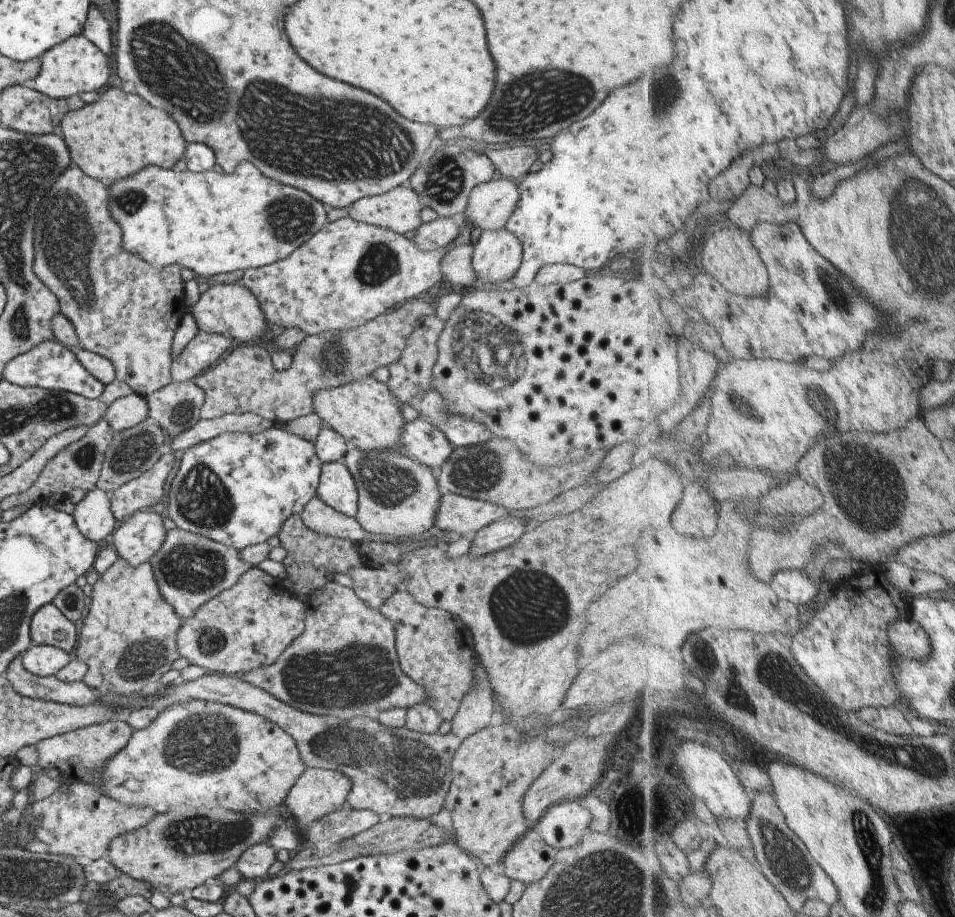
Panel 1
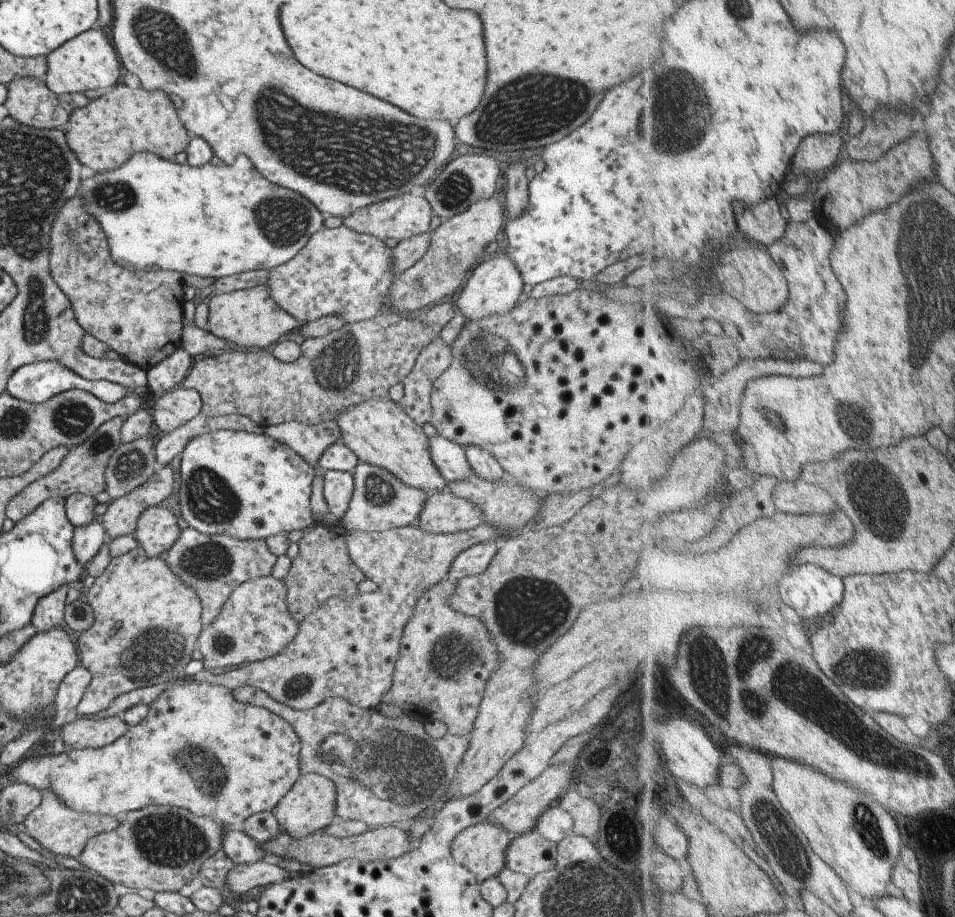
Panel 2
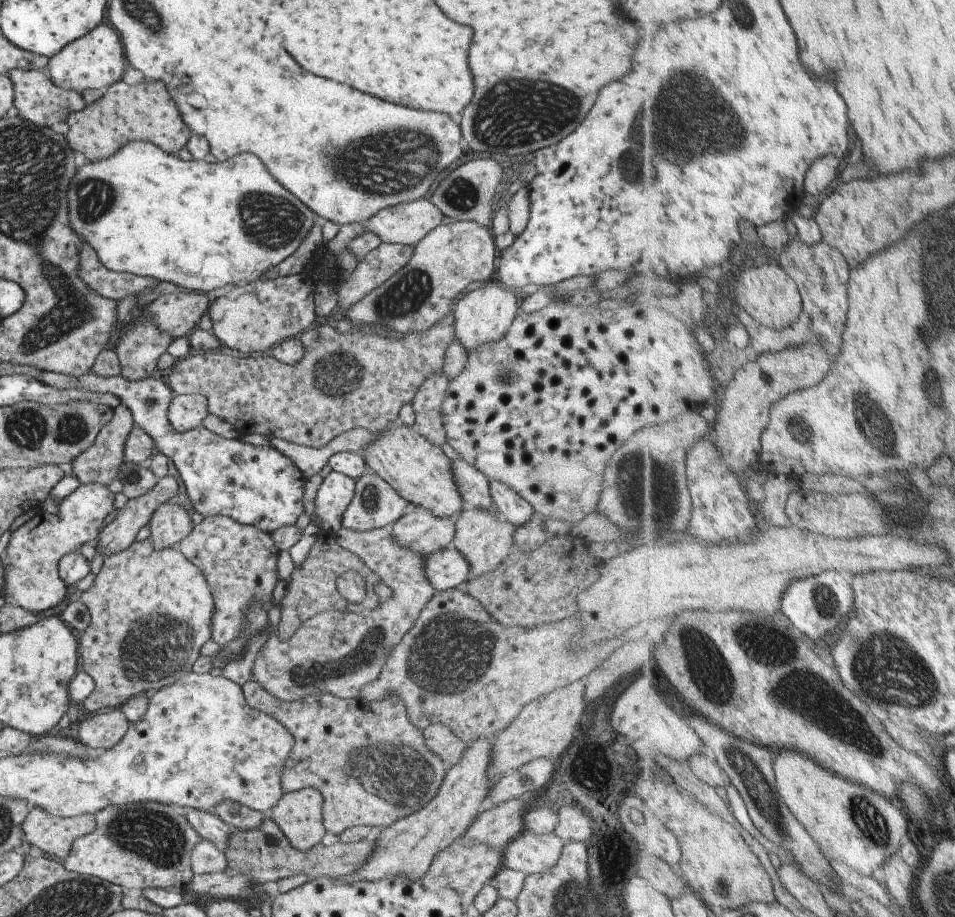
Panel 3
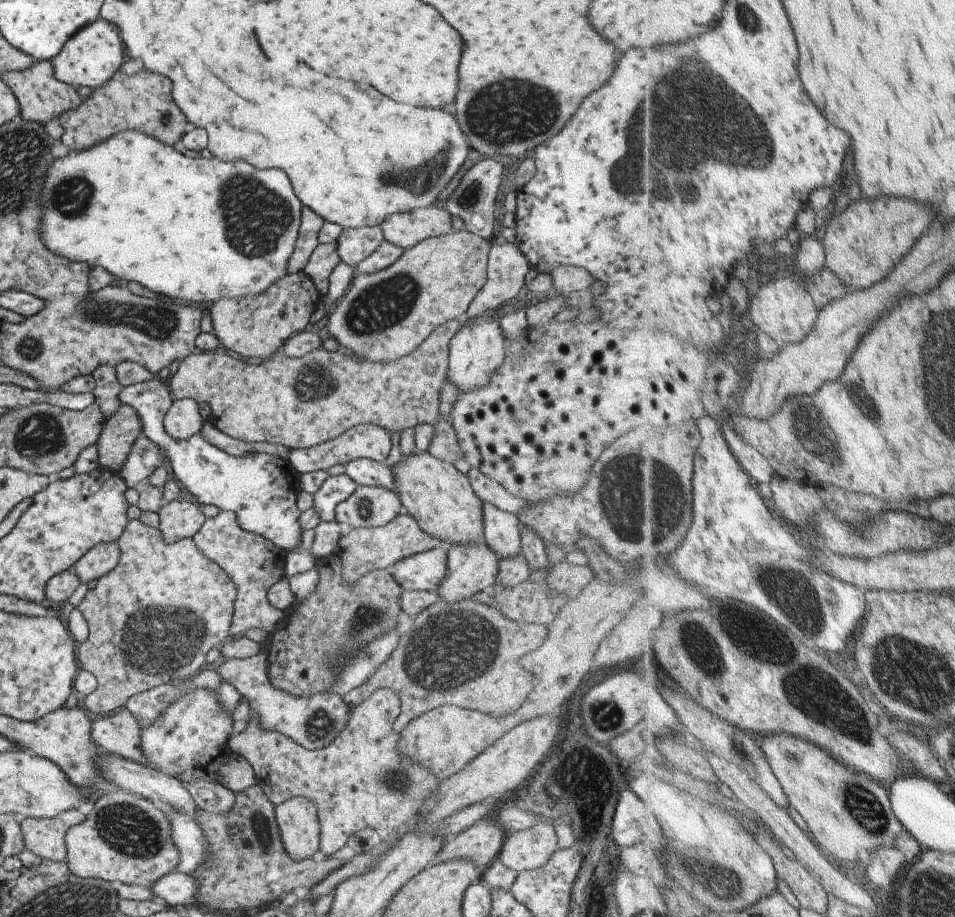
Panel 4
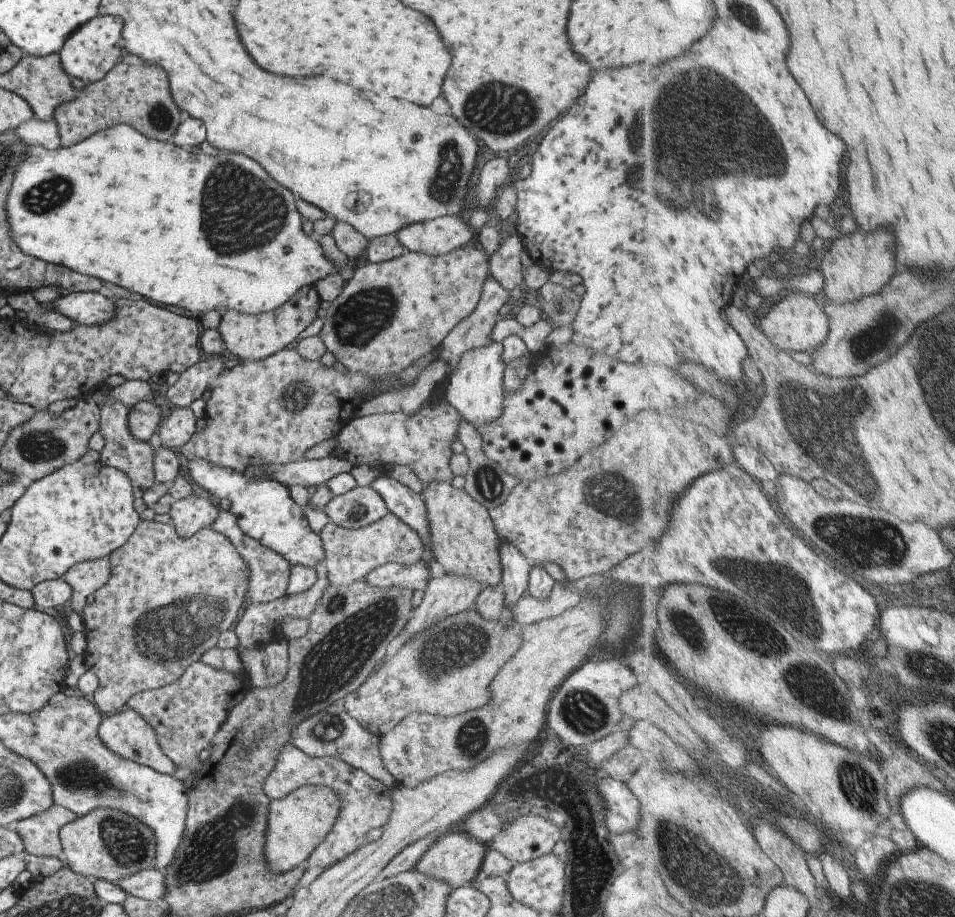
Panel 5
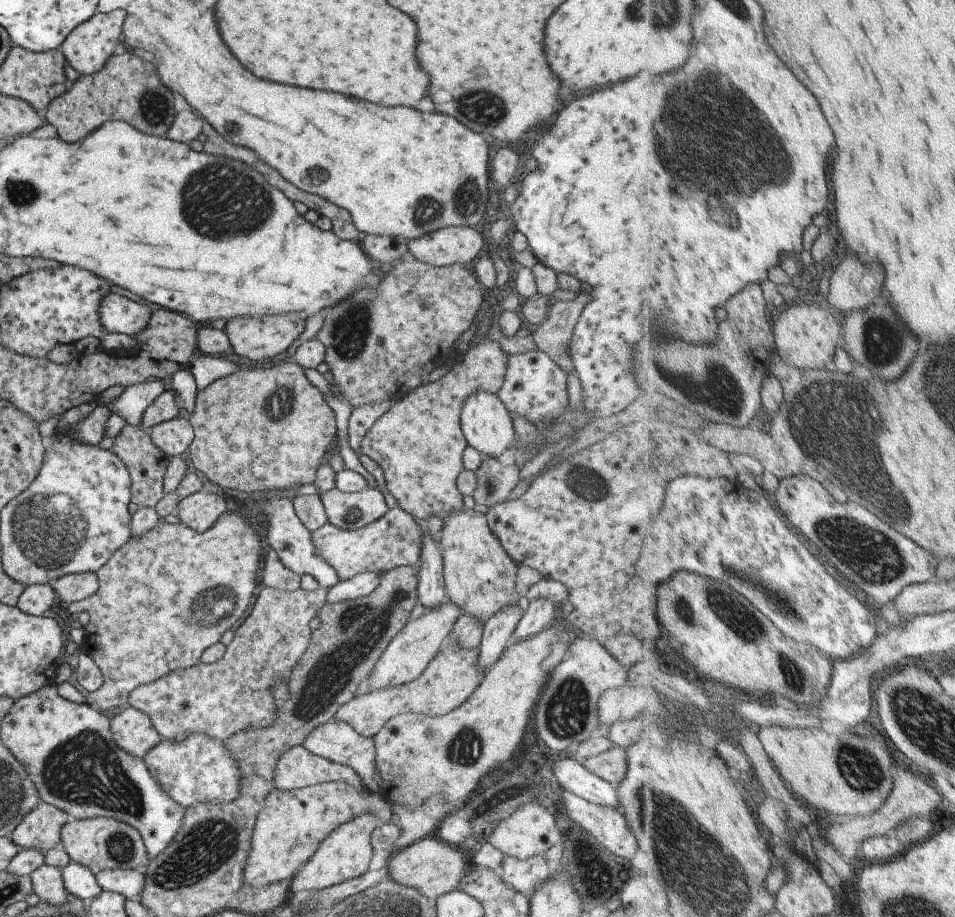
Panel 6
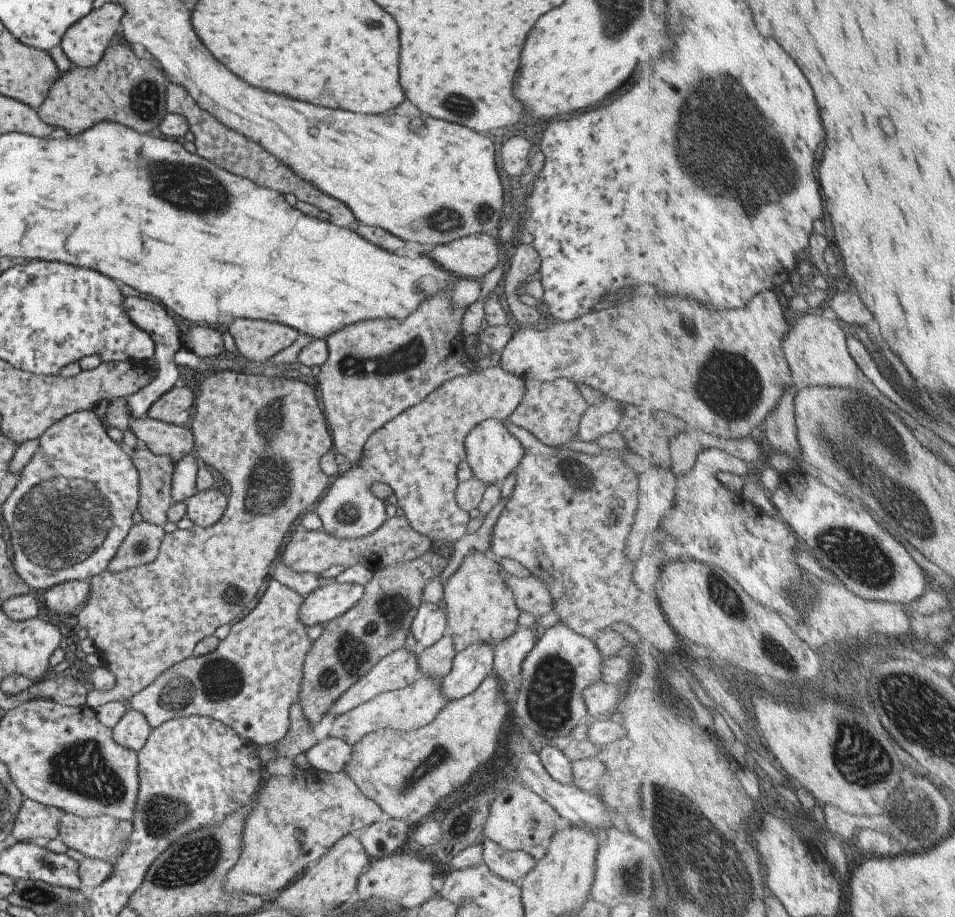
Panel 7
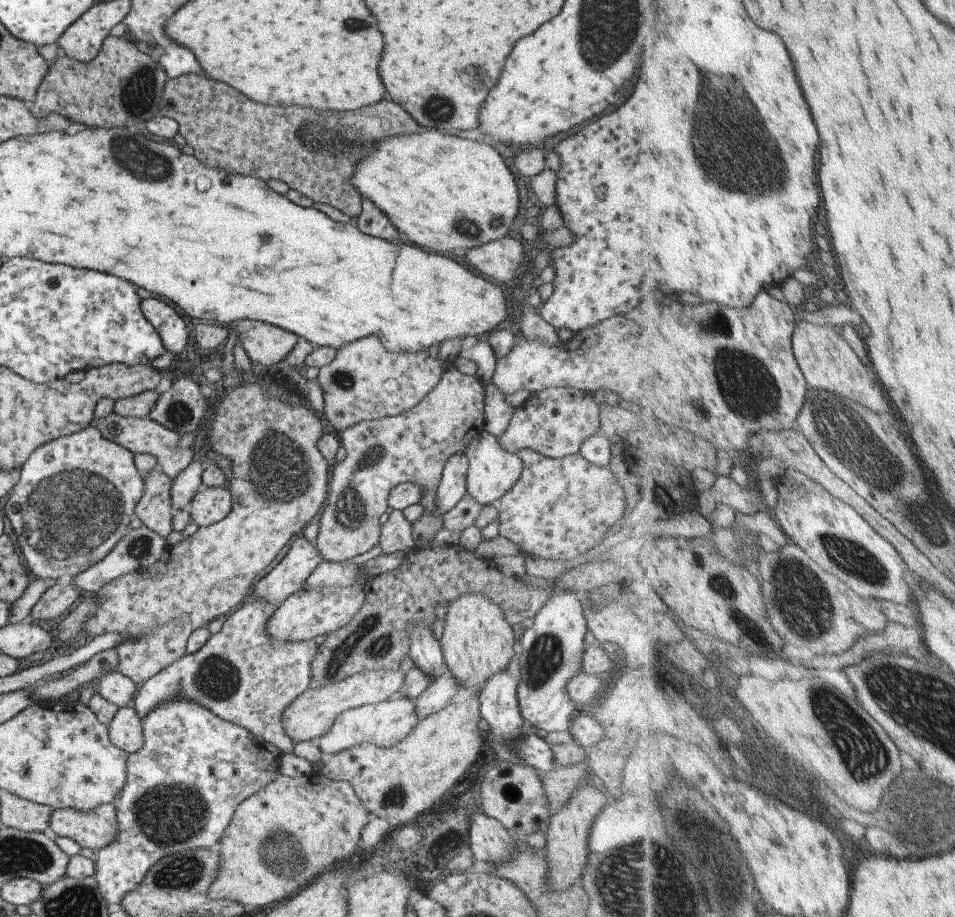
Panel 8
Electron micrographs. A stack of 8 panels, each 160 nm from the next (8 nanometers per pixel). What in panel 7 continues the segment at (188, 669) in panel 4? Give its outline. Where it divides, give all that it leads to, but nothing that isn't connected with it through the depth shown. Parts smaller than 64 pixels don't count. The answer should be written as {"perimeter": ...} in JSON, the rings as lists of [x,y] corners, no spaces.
{"perimeter":[[[224,370],[206,376],[202,383],[195,389],[194,403],[195,415],[190,418],[187,424],[194,438],[194,448],[197,456],[215,470],[219,471],[227,482],[230,484],[229,495],[226,496],[226,507],[222,517],[215,524],[208,527],[200,527],[193,525],[190,529],[176,529],[171,533],[165,533],[159,545],[155,558],[147,564],[125,569],[123,572],[110,573],[107,570],[101,571],[99,574],[89,579],[90,593],[75,611],[77,624],[80,628],[87,630],[87,635],[95,644],[97,653],[104,662],[103,666],[114,676],[115,684],[107,691],[86,692],[86,699],[83,706],[95,710],[98,706],[111,701],[127,701],[136,692],[151,684],[159,674],[166,671],[167,668],[173,666],[179,661],[185,660],[192,656],[192,650],[199,639],[213,635],[213,631],[221,625],[227,625],[233,618],[239,616],[239,612],[243,609],[257,594],[259,586],[263,584],[265,576],[269,573],[269,564],[275,562],[277,556],[277,548],[279,543],[287,532],[297,525],[300,516],[307,510],[313,509],[317,500],[323,495],[323,489],[327,486],[327,475],[320,469],[319,459],[324,452],[332,448],[332,440],[328,431],[326,418],[321,411],[317,388],[314,384],[300,379],[293,378],[270,378],[267,376],[251,375],[249,373],[234,373],[233,371]]]}

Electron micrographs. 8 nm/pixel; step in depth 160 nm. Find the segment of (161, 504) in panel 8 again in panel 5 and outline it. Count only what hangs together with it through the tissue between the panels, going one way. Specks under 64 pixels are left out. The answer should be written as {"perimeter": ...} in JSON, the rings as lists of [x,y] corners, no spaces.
{"perimeter":[[[106,386],[91,394],[91,398],[100,408],[98,432],[104,438],[103,448],[100,450],[100,463],[115,467],[123,471],[129,479],[133,498],[142,498],[142,494],[155,484],[153,466],[154,448],[147,441],[133,438],[127,424],[128,411],[119,402],[106,398]]]}

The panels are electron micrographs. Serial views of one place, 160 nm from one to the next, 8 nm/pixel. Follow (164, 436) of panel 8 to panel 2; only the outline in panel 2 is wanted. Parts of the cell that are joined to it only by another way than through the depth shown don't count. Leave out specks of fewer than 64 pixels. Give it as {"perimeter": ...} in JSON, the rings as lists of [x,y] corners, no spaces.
{"perimeter":[[[181,386],[174,387],[159,396],[149,410],[153,428],[158,433],[171,432],[197,415],[201,415],[201,405],[196,390],[184,389]]]}

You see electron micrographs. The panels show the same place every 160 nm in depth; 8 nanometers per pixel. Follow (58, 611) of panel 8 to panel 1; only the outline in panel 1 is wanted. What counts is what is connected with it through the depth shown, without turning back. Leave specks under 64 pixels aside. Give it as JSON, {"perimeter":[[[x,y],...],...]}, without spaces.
{"perimeter":[[[171,453],[162,455],[146,473],[122,484],[109,495],[110,511],[117,525],[135,511],[144,510],[160,500],[173,464],[175,460]]]}

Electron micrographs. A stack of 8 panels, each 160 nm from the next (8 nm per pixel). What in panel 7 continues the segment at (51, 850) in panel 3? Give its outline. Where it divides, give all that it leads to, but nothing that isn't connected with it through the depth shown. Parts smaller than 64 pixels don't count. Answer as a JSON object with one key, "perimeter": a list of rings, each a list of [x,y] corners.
{"perimeter":[[[23,797],[9,836],[15,841],[32,841],[37,838],[53,840],[58,836],[62,813],[57,807],[45,806]]]}

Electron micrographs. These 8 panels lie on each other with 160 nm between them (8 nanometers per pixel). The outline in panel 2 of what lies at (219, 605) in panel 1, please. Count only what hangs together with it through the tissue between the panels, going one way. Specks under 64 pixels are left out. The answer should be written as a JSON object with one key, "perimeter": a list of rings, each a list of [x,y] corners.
{"perimeter":[[[271,575],[242,582],[223,602],[215,620],[199,633],[203,671],[249,664],[280,651],[295,636],[298,625],[287,614],[285,585]]]}

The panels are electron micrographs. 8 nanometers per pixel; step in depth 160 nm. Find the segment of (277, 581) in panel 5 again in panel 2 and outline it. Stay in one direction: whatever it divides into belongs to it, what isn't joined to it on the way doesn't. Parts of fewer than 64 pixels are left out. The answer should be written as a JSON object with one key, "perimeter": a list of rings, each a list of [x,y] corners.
{"perimeter":[[[187,527],[163,554],[171,572],[193,587],[200,600],[200,623],[204,629],[219,614],[223,602],[242,582],[270,575],[276,556],[263,539],[237,540],[226,534],[204,535]]]}

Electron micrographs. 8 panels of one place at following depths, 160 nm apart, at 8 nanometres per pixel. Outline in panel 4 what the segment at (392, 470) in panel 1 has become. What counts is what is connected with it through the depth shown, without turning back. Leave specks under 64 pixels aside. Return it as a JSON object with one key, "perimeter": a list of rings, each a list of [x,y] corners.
{"perimeter":[[[356,485],[355,490],[334,508],[334,520],[342,528],[375,528],[387,524],[403,510],[397,494],[381,487]]]}

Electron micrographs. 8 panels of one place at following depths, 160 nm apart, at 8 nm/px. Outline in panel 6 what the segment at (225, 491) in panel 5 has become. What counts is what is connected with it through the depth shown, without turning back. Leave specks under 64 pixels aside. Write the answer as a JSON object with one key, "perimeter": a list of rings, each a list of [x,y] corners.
{"perimeter":[[[273,494],[261,499],[262,513],[267,516],[267,544],[275,551],[281,564],[298,575],[311,575],[324,589],[337,584],[340,578],[333,568],[323,562],[314,551],[310,532],[301,524],[298,516],[295,516],[292,501],[289,494]]]}

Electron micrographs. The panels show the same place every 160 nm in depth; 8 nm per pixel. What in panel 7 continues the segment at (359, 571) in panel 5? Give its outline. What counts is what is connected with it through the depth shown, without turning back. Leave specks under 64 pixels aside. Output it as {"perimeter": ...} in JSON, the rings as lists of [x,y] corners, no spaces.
{"perimeter":[[[402,515],[387,518],[386,521],[370,535],[361,539],[336,539],[334,536],[323,532],[311,532],[297,524],[292,530],[290,540],[284,548],[279,560],[281,565],[290,568],[296,573],[317,573],[320,575],[333,564],[342,564],[352,567],[361,565],[376,571],[398,562],[407,562],[421,556],[431,548],[430,540],[415,532]]]}

